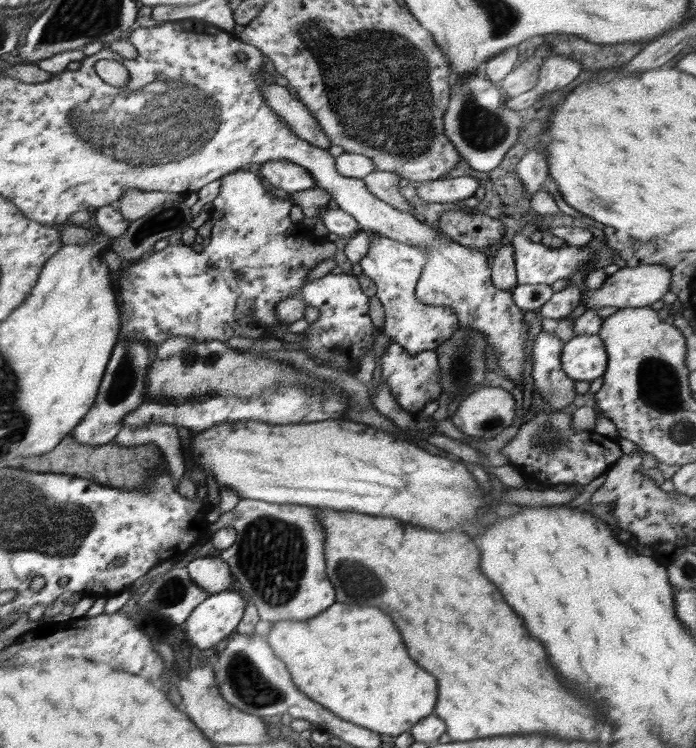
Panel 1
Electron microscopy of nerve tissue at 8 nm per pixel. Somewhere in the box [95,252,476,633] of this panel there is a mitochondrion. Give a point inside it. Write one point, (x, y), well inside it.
(271, 556)

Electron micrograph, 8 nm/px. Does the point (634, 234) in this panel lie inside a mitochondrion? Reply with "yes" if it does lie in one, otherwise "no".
no

